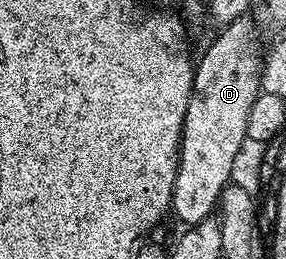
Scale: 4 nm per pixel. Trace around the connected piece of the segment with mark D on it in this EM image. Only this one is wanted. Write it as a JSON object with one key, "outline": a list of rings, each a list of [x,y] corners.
{"outline":[[[251,17],[236,18],[232,22],[227,23],[223,27],[224,30],[208,47],[204,50],[204,55],[199,55],[198,61],[194,66],[192,75],[192,95],[190,96],[190,104],[186,108],[186,120],[182,124],[182,136],[180,137],[180,159],[178,160],[178,176],[174,180],[174,192],[172,193],[172,204],[170,207],[171,213],[176,214],[176,218],[180,222],[184,222],[185,227],[197,226],[198,223],[206,218],[213,217],[220,205],[220,193],[224,191],[224,187],[233,181],[232,169],[236,166],[236,157],[240,154],[240,149],[246,146],[248,133],[246,132],[246,120],[250,116],[250,108],[254,108],[254,100],[262,92],[260,85],[260,72],[262,69],[261,63],[248,62],[248,50],[252,50],[256,46],[256,26],[251,22]]]}

